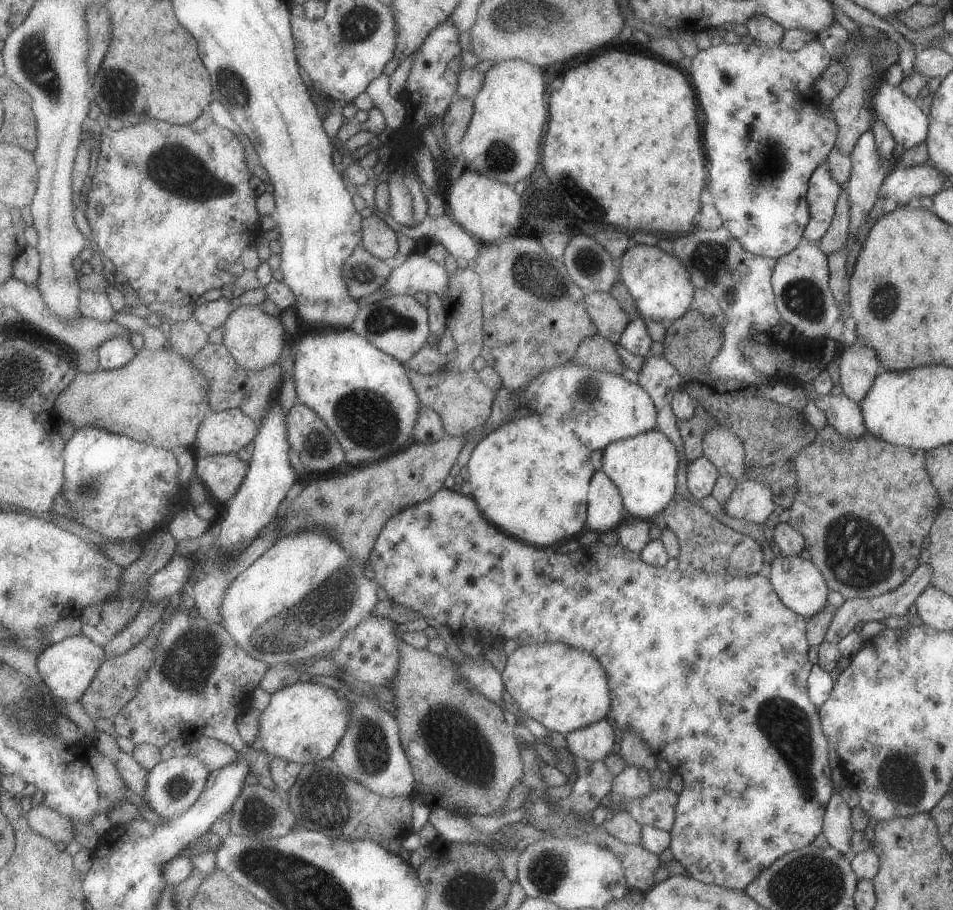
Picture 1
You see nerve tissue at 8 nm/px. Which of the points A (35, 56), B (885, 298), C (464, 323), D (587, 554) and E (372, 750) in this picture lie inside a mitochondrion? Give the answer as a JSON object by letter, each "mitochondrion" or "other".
{"A":"mitochondrion","B":"mitochondrion","C":"other","D":"other","E":"mitochondrion"}

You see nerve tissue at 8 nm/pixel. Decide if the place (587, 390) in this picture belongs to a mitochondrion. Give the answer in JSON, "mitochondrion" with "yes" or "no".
{"mitochondrion":"yes"}

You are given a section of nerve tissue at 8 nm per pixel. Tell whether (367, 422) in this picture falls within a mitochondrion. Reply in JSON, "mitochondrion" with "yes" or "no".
{"mitochondrion":"yes"}

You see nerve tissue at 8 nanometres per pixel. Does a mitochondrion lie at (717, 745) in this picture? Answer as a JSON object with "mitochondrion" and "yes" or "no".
{"mitochondrion":"no"}

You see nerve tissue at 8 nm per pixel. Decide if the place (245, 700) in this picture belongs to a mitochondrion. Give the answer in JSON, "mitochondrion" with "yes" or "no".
{"mitochondrion":"no"}

